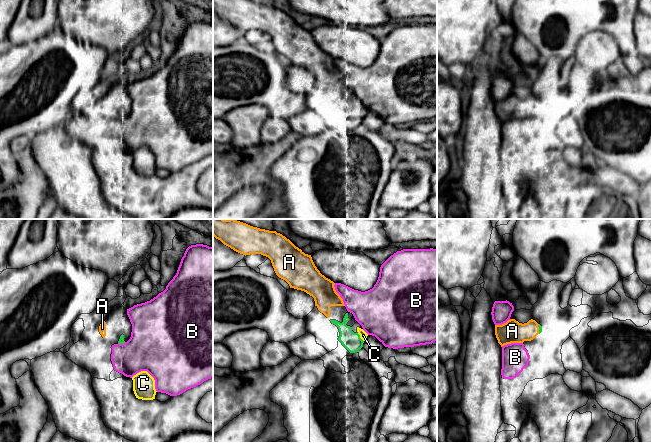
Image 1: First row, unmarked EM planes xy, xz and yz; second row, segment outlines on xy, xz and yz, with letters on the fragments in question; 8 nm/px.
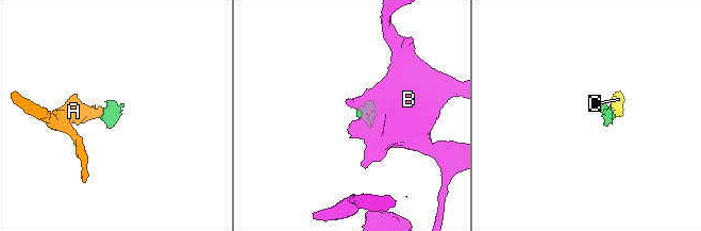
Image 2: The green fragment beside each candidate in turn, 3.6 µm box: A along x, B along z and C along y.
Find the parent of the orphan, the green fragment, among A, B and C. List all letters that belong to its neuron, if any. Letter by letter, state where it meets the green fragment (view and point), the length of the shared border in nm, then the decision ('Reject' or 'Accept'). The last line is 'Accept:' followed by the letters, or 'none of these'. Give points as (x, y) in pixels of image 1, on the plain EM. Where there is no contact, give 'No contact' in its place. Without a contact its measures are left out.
A: Touches green at yz (539, 105). Shared border 80 nm. Accept
B: Touches green at xy (121, 119). Shared border 70 nm. Reject
C: Touches green at xz (359, 113). Shared border 90 nm. Accept
Accept: A, C

